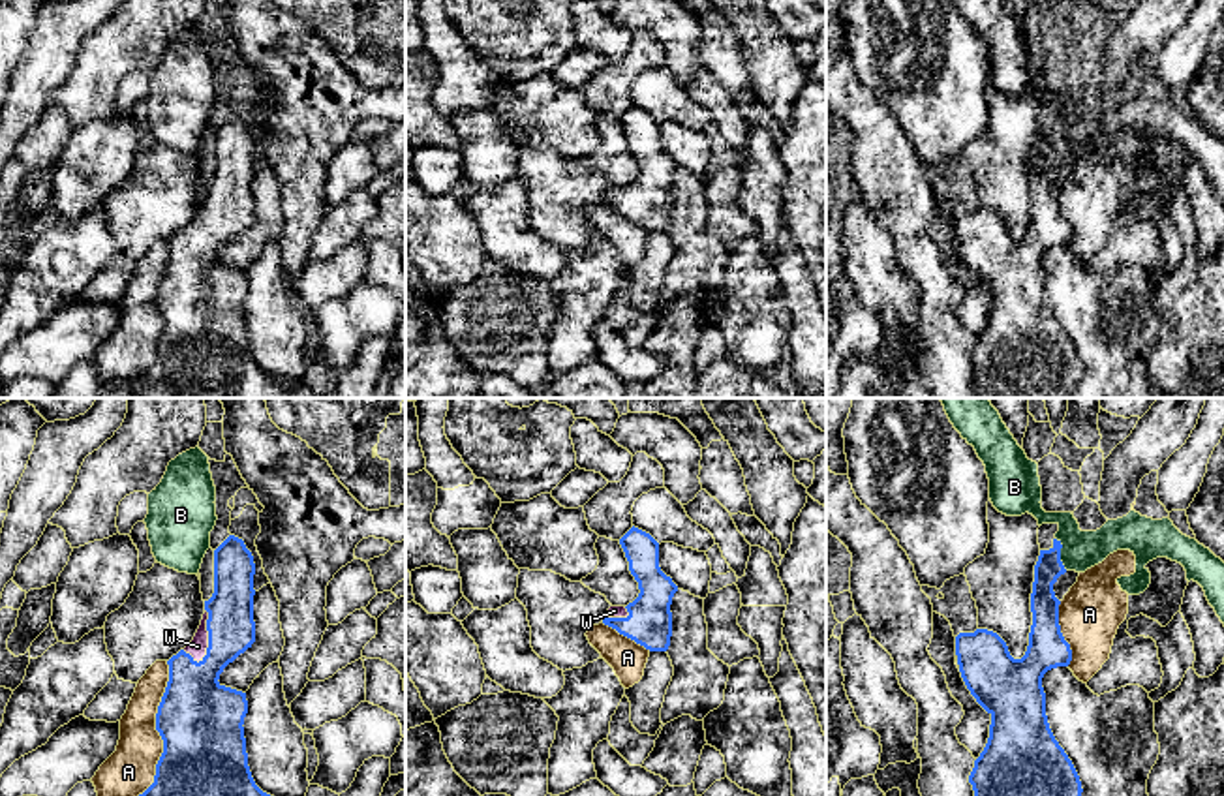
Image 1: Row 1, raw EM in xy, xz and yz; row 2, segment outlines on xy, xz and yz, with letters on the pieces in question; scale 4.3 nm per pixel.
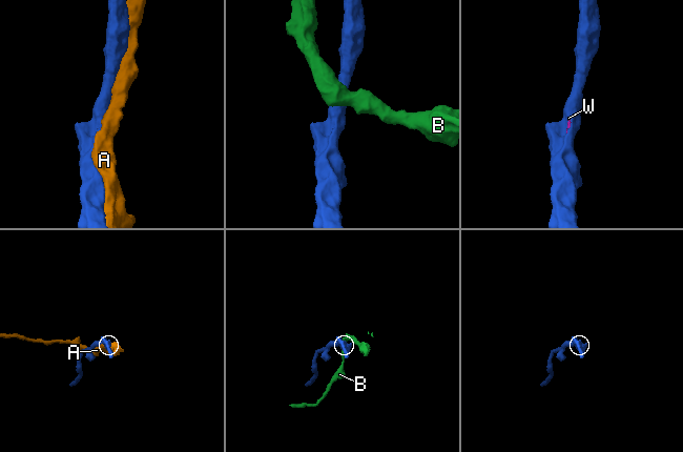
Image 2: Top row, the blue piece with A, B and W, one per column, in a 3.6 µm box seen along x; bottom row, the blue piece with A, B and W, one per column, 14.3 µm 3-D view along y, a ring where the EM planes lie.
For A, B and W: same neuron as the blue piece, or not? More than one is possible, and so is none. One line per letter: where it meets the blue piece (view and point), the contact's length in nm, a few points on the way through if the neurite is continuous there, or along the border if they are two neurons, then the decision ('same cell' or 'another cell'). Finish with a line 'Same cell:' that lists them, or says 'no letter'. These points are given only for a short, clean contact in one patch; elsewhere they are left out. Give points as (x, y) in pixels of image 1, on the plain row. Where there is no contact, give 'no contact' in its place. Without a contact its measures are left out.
A: contact xy (164, 327); length 700 nm; another cell
B: contact yz (1059, 134); length 150 nm; border yz (1055, 117), (1061, 124), (1061, 143), (1067, 149); another cell
W: contact xy (209, 216); length 240 nm; same cell
Same cell: W

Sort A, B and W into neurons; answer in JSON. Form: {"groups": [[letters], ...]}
{"groups": [["A"], ["B"], ["W"]]}

